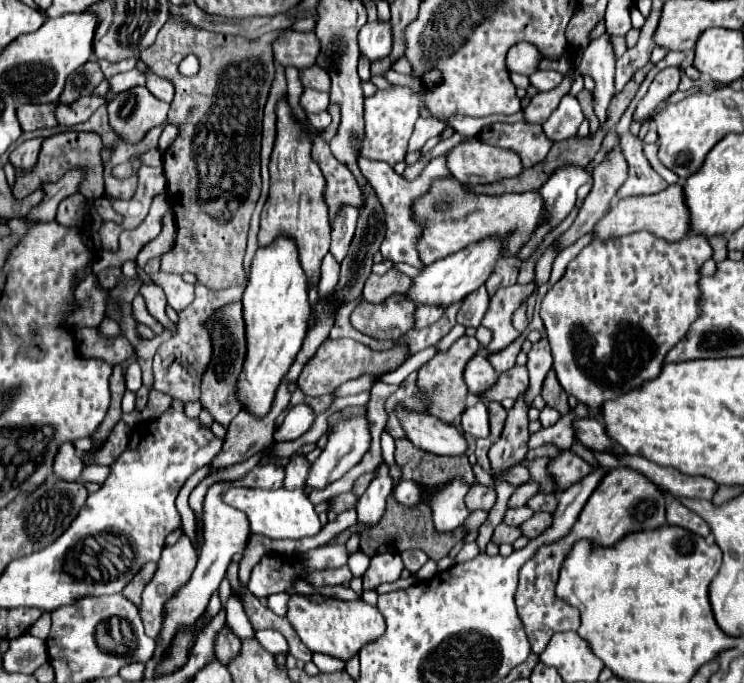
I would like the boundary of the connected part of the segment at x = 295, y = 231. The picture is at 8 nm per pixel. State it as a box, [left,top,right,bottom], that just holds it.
[257,101,331,287]

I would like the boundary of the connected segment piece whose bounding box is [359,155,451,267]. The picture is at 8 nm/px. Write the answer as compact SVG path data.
M445 155L441 157L435 157L425 169L423 173L415 179L415 181L405 181L401 175L397 175L393 171L393 167L389 167L387 163L381 163L381 161L371 161L371 159L365 159L361 157L359 159L359 169L361 173L367 177L367 181L371 183L371 187L375 189L377 197L379 197L379 203L385 211L385 225L387 225L387 235L385 235L385 241L381 243L381 253L383 253L383 259L389 259L393 263L409 263L413 267L423 267L419 255L417 255L417 249L415 249L415 243L417 243L417 237L421 235L421 225L413 219L413 213L411 213L411 205L413 205L413 199L421 193L425 193L431 185L433 179L437 177L449 177L449 169L445 165Z

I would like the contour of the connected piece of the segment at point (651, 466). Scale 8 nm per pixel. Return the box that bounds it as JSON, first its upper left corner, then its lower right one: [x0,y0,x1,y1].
[617,455,715,499]

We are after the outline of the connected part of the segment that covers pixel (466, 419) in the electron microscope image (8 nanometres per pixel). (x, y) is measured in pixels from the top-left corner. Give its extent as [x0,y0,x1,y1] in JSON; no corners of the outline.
[461,401,489,439]

